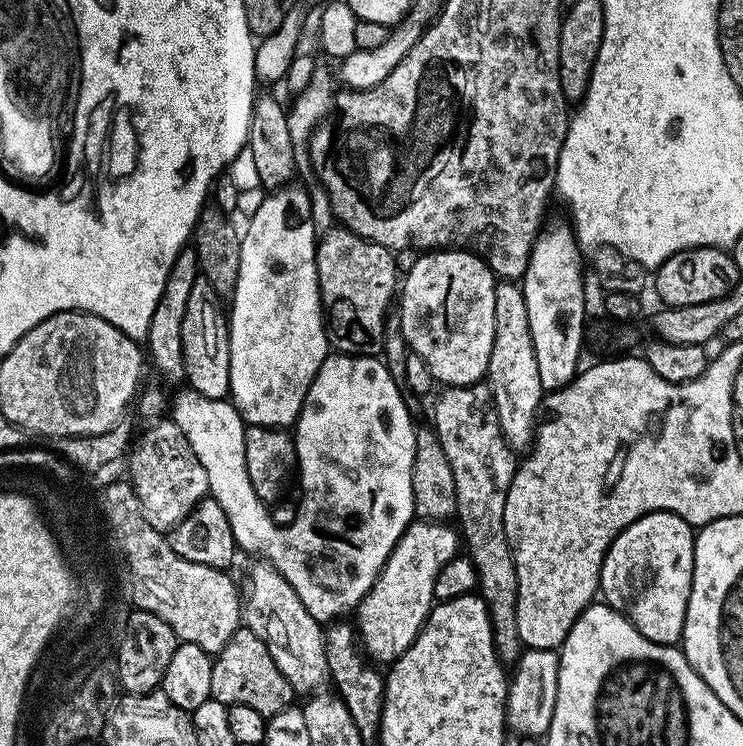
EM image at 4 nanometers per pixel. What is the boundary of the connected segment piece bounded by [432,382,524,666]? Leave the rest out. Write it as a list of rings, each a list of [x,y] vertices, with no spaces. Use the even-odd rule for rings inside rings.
[[[487,383],[466,387],[450,386],[437,400],[432,412],[432,427],[453,471],[456,516],[460,520],[462,540],[475,569],[478,570],[478,594],[487,606],[496,655],[502,664],[514,666],[524,651],[517,624],[518,576],[512,548],[506,538],[505,514],[510,482],[518,467],[515,451],[504,440],[492,392]]]

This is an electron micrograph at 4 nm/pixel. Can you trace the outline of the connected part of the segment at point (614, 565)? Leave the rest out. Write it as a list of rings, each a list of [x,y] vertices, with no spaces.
[[[651,512],[638,518],[617,534],[604,556],[598,589],[603,603],[622,613],[641,634],[650,638],[650,642],[679,645],[684,635],[686,606],[690,602],[695,545],[693,525],[686,523],[678,514]]]

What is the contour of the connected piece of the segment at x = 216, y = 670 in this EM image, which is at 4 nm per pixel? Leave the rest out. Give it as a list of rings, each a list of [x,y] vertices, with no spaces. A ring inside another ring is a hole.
[[[247,626],[237,628],[224,649],[215,653],[210,674],[210,690],[213,700],[227,705],[254,706],[254,710],[258,710],[258,714],[265,718],[289,707],[294,699],[290,682],[286,682],[282,670],[274,666],[274,658],[270,658],[266,642],[262,642],[262,638],[258,638],[258,634],[254,634]]]

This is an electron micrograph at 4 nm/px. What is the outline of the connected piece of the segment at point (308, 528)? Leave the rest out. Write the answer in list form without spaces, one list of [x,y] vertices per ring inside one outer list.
[[[347,354],[327,356],[306,401],[306,420],[308,416],[310,423],[320,424],[320,469],[308,476],[308,509],[297,511],[294,522],[284,528],[276,525],[269,505],[260,500],[251,485],[246,466],[246,425],[231,399],[208,400],[191,386],[184,386],[173,400],[171,397],[170,419],[186,434],[190,450],[202,462],[211,499],[226,510],[237,549],[244,551],[245,548],[263,563],[276,568],[294,586],[294,594],[302,598],[302,606],[318,621],[332,622],[347,617],[355,609],[370,586],[374,586],[398,538],[413,523],[416,507],[412,497],[412,467],[417,425],[412,424],[414,416],[404,405],[404,397],[383,359]]]

